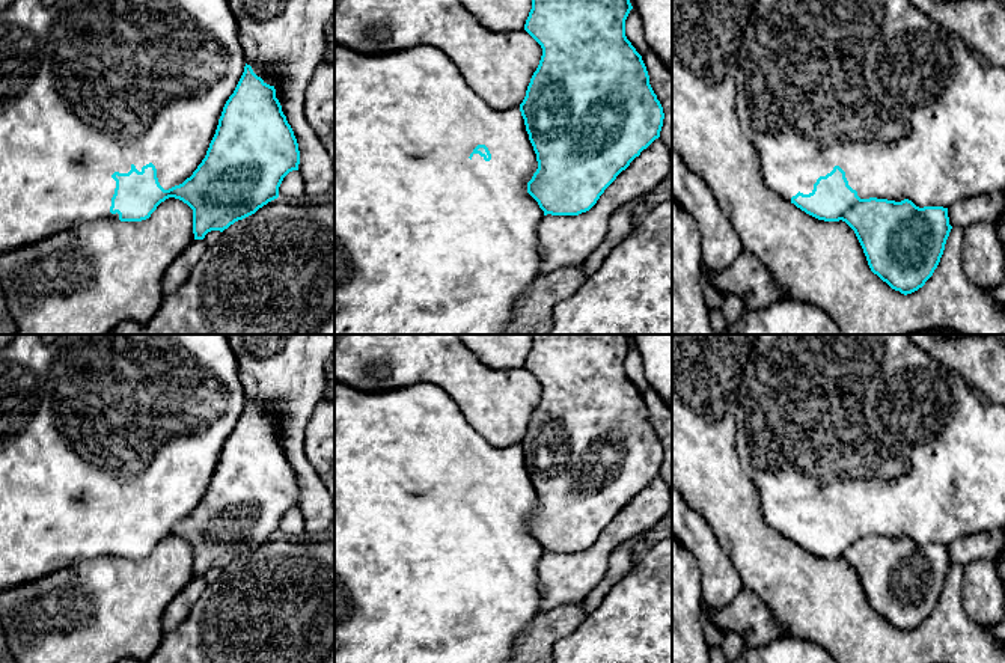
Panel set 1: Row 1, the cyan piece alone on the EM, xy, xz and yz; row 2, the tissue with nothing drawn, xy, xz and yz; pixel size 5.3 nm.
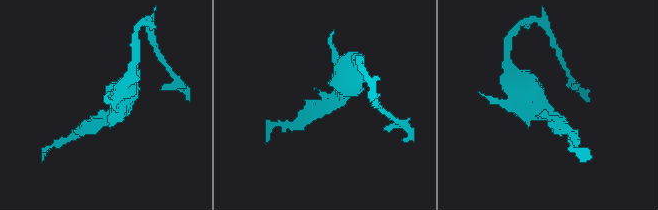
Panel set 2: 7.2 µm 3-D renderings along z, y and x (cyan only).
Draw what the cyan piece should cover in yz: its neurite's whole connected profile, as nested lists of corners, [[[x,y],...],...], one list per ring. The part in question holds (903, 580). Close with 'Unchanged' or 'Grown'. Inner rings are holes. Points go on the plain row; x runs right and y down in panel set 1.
[[[839,503],[826,514],[820,514],[809,532],[799,529],[793,533],[791,541],[818,558],[845,559],[854,568],[871,609],[904,633],[922,625],[933,613],[952,567],[948,545],[943,544],[919,545],[909,536],[901,539],[860,536],[848,523],[845,509]]]. Unchanged

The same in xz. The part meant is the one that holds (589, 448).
[[[532,335],[524,368],[541,383],[542,393],[520,449],[538,499],[527,530],[544,553],[589,548],[616,514],[660,475],[663,445],[649,422],[642,393],[625,374],[625,357],[631,347],[628,335]]]. Unchanged

